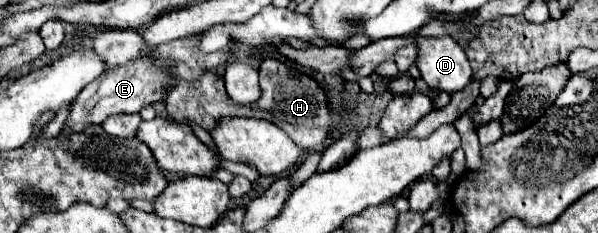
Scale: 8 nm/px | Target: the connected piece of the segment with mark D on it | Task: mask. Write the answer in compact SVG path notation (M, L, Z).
M428 37L426 41L418 41L416 67L428 87L446 93L462 91L472 77L470 61L464 49L450 37Z

